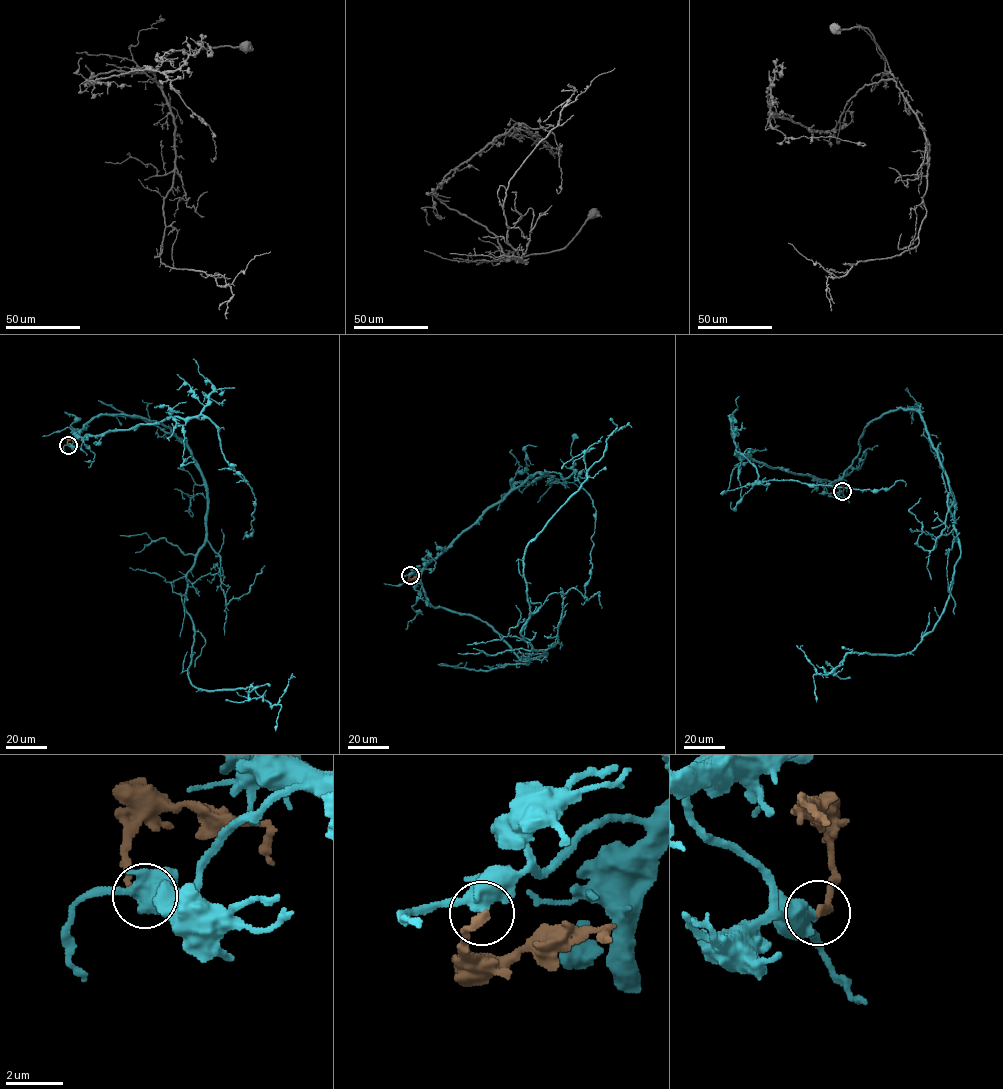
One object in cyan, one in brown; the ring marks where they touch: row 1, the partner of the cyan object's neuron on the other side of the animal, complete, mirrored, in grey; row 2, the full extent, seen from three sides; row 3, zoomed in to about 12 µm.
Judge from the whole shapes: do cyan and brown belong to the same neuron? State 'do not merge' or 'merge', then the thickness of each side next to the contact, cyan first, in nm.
do not merge; 500 nm thick on the cyan side, 280 nm on the other

